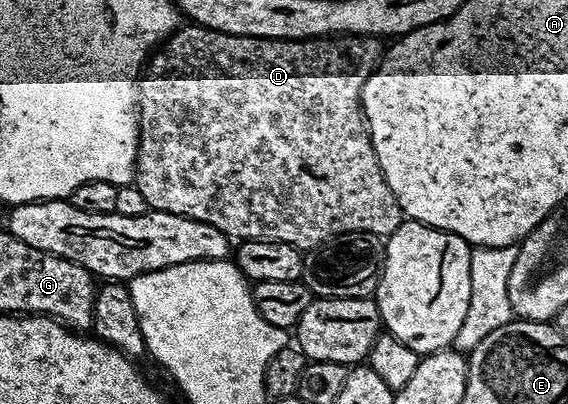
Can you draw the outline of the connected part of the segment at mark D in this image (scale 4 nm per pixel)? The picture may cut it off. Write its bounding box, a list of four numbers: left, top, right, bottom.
[135,23,403,251]

